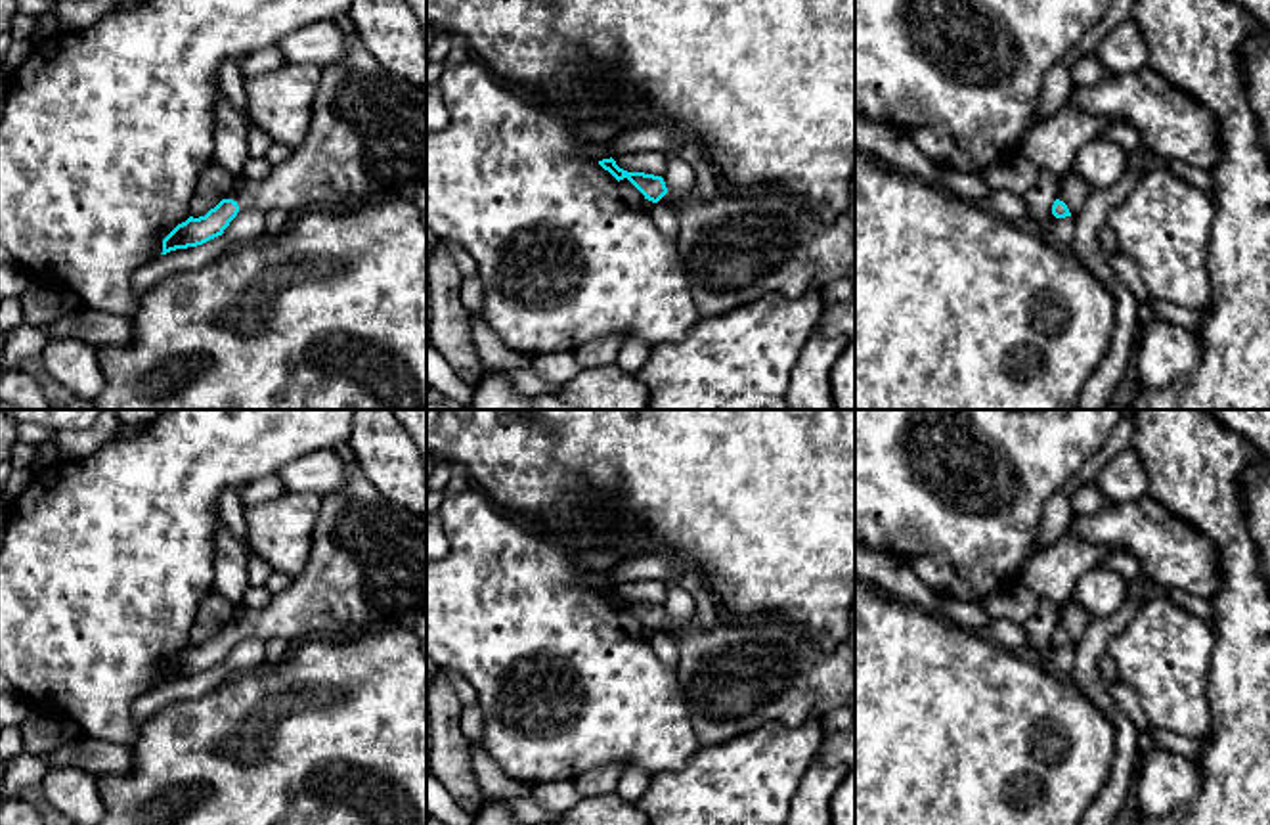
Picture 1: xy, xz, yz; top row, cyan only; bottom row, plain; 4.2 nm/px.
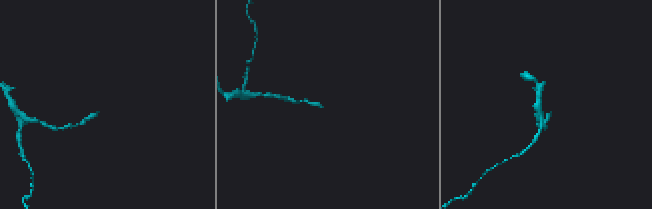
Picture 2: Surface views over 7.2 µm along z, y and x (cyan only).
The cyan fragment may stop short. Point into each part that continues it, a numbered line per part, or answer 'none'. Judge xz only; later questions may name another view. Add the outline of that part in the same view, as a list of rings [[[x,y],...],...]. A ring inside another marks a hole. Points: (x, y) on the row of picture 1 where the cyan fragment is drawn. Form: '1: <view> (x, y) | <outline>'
1: xz (735, 247) | [[[855,168],[849,205],[834,220],[811,216],[794,193],[775,188],[736,193],[721,180],[712,199],[692,188],[677,197],[666,193],[660,203],[679,216],[675,247],[700,318],[717,318],[765,295],[796,299],[815,285],[842,278],[855,281]]]

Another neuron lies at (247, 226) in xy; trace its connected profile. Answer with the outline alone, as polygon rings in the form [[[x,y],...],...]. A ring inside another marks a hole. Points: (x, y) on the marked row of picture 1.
[[[252,207],[239,211],[222,235],[197,247],[170,251],[140,266],[132,274],[132,293],[142,299],[174,272],[199,270],[237,245],[258,241],[264,235],[264,216],[264,211]]]

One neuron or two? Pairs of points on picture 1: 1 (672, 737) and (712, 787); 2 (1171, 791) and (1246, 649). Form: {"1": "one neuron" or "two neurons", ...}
{"1": "two neurons", "2": "two neurons"}

